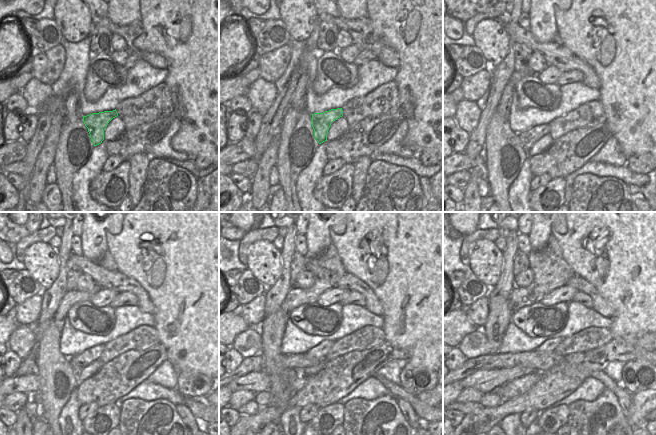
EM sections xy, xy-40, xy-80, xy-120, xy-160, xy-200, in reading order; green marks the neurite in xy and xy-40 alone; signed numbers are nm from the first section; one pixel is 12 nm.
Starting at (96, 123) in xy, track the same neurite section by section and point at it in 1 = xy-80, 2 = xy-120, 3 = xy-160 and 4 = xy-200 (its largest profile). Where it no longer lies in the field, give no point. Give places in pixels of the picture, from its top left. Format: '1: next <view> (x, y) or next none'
1: next xy-80 (529, 137)
2: next xy-120 (79, 362)
3: next xy-160 (320, 351)
4: next xy-200 (550, 345)

